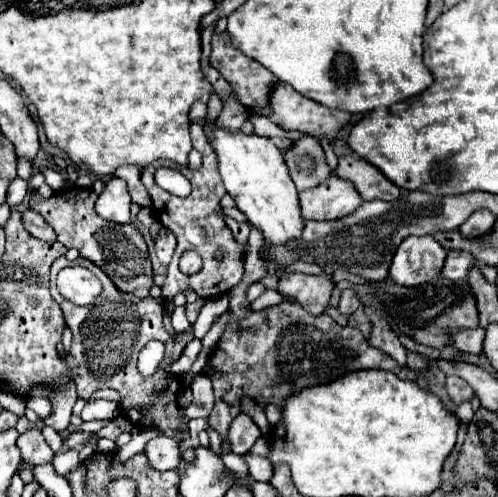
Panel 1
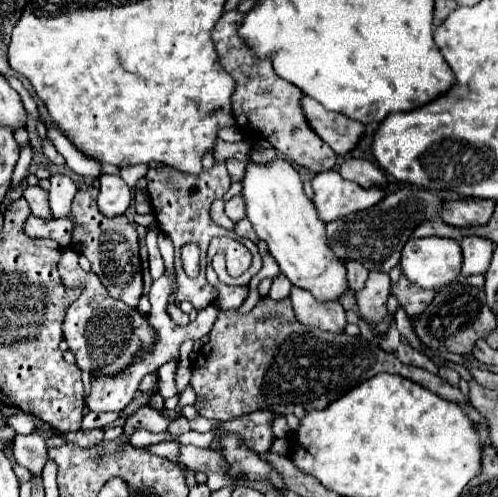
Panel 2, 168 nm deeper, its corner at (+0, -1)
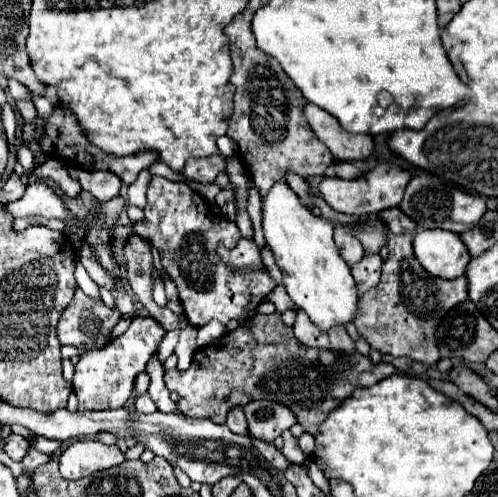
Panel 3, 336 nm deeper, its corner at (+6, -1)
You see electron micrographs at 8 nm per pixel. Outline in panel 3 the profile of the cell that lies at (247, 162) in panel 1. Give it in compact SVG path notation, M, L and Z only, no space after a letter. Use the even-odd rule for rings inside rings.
M276 183L268 197L262 199L262 227L266 243L276 257L276 265L284 275L282 281L290 299L310 321L322 331L352 323L358 315L358 289L350 275L350 267L334 245L334 227L330 221L312 215L286 183Z

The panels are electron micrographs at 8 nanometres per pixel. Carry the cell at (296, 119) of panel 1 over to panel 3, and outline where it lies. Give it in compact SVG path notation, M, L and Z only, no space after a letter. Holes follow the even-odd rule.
M312 103L304 107L304 115L316 137L330 149L330 153L338 161L358 161L372 155L374 151L372 135L352 135L344 131L336 117L332 117L330 113Z

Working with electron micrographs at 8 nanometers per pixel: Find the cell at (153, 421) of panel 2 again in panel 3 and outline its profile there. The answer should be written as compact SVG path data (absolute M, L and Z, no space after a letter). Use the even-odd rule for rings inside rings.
M76 441L60 455L60 473L66 479L82 479L92 475L94 471L110 469L124 461L124 453L116 445L104 445L100 441Z

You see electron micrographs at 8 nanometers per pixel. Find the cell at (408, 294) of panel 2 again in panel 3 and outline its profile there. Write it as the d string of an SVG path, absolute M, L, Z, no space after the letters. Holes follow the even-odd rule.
M388 233L388 259L382 263L380 283L360 297L360 315L354 319L360 335L382 355L410 357L414 361L436 365L440 359L436 345L436 327L450 309L468 299L466 277L440 279L430 275L414 257L414 233Z

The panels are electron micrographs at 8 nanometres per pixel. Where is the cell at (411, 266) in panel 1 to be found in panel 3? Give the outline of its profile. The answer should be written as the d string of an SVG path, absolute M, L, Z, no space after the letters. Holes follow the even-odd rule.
M422 229L414 237L416 259L430 275L442 279L454 279L464 275L470 263L470 253L460 235L440 229Z

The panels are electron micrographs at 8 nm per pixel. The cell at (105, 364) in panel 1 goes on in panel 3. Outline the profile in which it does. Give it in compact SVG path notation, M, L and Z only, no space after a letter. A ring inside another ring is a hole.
M82 289L76 291L72 303L62 311L60 323L58 323L58 339L62 345L74 345L82 349L92 349L92 347L104 347L110 339L108 333L110 329L120 321L120 311L106 307L102 301L94 301L88 295L84 295Z

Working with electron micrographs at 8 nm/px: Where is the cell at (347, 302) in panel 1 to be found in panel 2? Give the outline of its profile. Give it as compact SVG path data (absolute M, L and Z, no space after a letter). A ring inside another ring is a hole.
M346 263L346 269L348 269L346 279L348 279L350 291L352 293L358 293L364 287L366 279L368 279L368 271L360 263Z

